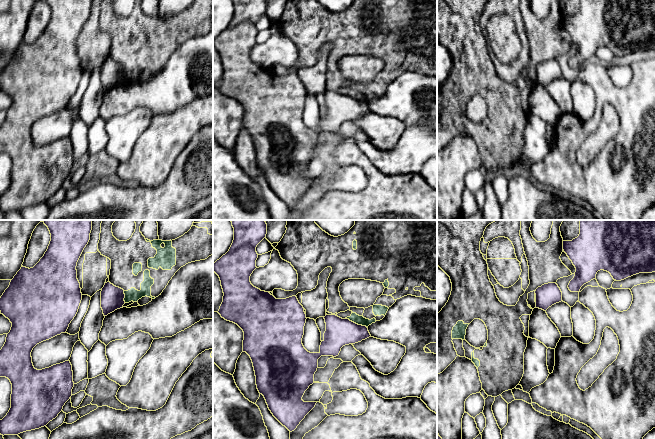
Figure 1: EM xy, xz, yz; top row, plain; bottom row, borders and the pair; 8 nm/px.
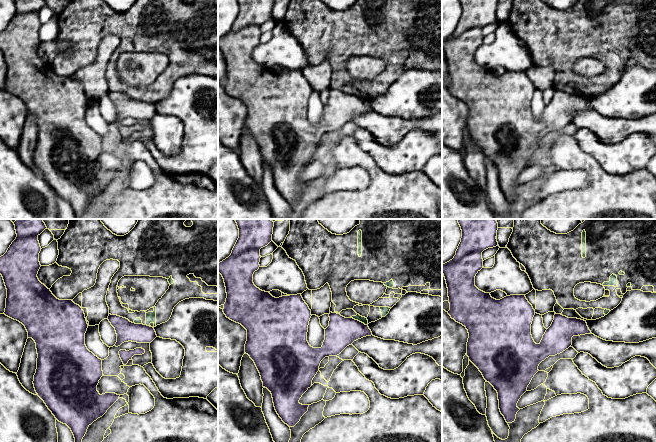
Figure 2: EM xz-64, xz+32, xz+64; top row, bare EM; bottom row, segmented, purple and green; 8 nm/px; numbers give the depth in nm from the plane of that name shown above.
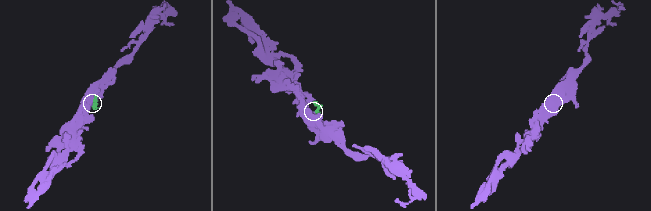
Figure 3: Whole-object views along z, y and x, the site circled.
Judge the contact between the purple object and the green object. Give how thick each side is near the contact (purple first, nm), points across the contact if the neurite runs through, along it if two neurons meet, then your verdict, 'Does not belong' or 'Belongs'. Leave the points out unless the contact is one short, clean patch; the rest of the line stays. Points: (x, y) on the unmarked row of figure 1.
Thickness 220 nm (purple) against 80 nm. Boundary: xz (345, 94), (366, 103). Does not belong

